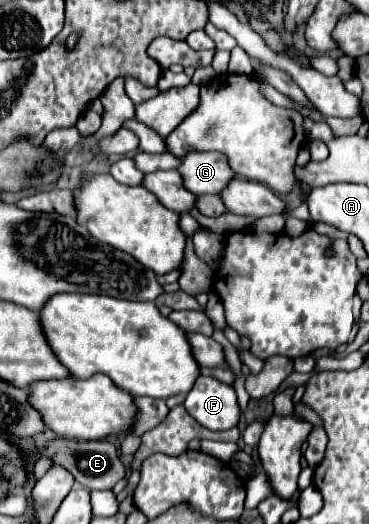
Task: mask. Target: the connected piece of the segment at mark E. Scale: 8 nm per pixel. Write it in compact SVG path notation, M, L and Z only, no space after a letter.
M56 439L56 441L50 441L48 443L48 449L40 453L42 455L50 455L54 459L56 465L62 465L66 467L78 483L82 483L86 489L90 491L102 491L102 489L112 489L120 479L126 477L126 467L124 463L118 459L118 451L116 451L116 445L106 441L106 439L100 439L100 441L64 441L64 439Z

